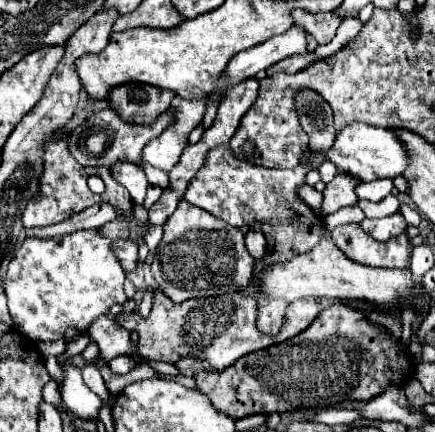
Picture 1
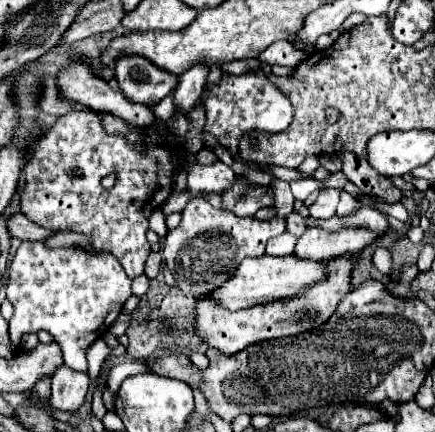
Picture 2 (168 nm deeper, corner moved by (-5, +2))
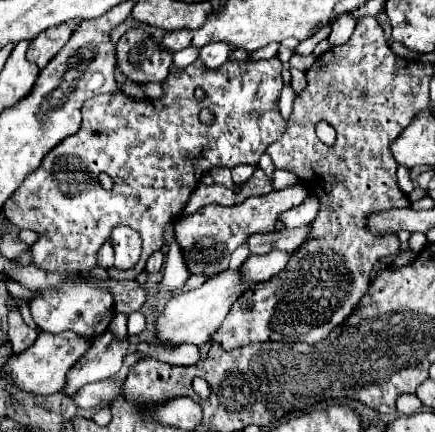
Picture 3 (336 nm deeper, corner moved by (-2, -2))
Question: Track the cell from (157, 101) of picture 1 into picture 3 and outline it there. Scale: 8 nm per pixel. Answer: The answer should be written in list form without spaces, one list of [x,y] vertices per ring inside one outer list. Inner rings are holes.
[[[127,30],[117,42],[117,68],[135,84],[161,84],[169,76],[173,56],[153,42],[145,30]]]

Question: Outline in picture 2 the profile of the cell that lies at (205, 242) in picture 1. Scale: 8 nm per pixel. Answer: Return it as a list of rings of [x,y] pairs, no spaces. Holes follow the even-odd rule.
[[[194,198],[184,208],[180,226],[168,232],[162,246],[162,256],[180,290],[198,298],[202,292],[210,292],[210,288],[218,288],[218,284],[224,284],[230,276],[234,276],[234,268],[238,268],[246,256],[262,256],[266,242],[280,236],[284,230],[284,218],[240,218],[234,212],[212,208],[206,198]]]

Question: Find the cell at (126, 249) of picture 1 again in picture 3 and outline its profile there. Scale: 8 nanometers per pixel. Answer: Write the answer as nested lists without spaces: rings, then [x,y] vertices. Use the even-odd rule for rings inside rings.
[[[279,58],[261,60],[261,62],[227,62],[227,64],[219,66],[217,70],[205,70],[205,68],[201,66],[201,62],[197,60],[197,62],[193,62],[191,66],[187,66],[181,74],[177,74],[177,72],[171,68],[171,74],[169,74],[167,80],[161,84],[161,86],[163,86],[163,92],[165,92],[165,98],[161,98],[161,100],[139,102],[139,100],[133,100],[133,98],[127,96],[127,94],[97,94],[97,96],[89,98],[89,100],[85,102],[85,106],[83,106],[85,112],[83,112],[83,120],[81,120],[79,132],[73,134],[73,136],[67,136],[67,140],[59,142],[59,144],[43,158],[43,164],[41,164],[35,172],[31,172],[31,174],[25,178],[25,182],[21,184],[21,188],[19,188],[19,190],[7,200],[7,204],[3,206],[3,212],[7,214],[7,218],[9,218],[9,222],[11,222],[13,226],[17,226],[17,228],[29,228],[29,230],[33,230],[33,232],[37,232],[37,234],[41,236],[41,238],[31,246],[31,254],[33,254],[35,266],[37,266],[37,268],[43,268],[45,272],[71,272],[71,274],[73,274],[73,272],[87,272],[87,270],[91,270],[91,268],[97,266],[97,250],[99,250],[101,244],[111,236],[111,230],[113,230],[115,226],[129,226],[129,228],[137,230],[139,236],[141,236],[141,240],[143,240],[141,258],[139,258],[139,262],[137,262],[135,268],[129,268],[129,270],[113,270],[113,268],[109,268],[109,272],[111,272],[111,276],[113,276],[115,280],[129,280],[129,278],[133,278],[133,272],[135,272],[135,276],[141,274],[143,268],[145,268],[147,258],[149,258],[155,250],[161,250],[161,246],[163,246],[163,228],[165,228],[169,222],[173,224],[173,222],[179,218],[179,214],[183,212],[185,202],[189,200],[189,196],[191,196],[195,184],[199,182],[199,178],[203,176],[203,172],[207,172],[207,170],[211,170],[211,168],[215,168],[215,166],[223,166],[223,168],[233,168],[233,166],[237,166],[237,164],[253,164],[253,166],[257,166],[257,162],[259,162],[261,154],[265,152],[265,148],[267,148],[269,144],[277,142],[277,140],[283,136],[283,132],[285,132],[285,128],[287,128],[287,122],[283,120],[283,116],[281,116],[281,112],[279,112],[279,96],[281,96],[281,88],[283,88],[281,70],[283,70],[283,66],[281,66]],[[197,86],[201,86],[201,88],[205,90],[205,98],[203,98],[203,100],[197,100],[197,98],[195,98],[195,88],[197,88]],[[203,108],[209,108],[209,110],[213,108],[213,112],[215,112],[215,122],[211,122],[211,124],[201,124],[201,122],[199,122],[199,112],[201,112]],[[101,172],[105,172],[105,174],[109,174],[109,176],[113,178],[113,188],[111,188],[111,190],[103,190],[103,188],[101,188],[101,184],[99,184],[99,180],[97,180],[97,176],[99,176]]]

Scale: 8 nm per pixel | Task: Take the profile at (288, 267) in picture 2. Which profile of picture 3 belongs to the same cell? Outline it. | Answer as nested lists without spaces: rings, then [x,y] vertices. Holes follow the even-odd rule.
[[[225,270],[217,276],[211,276],[203,286],[197,290],[185,292],[177,298],[171,298],[159,316],[157,322],[157,338],[165,342],[167,346],[179,346],[179,344],[201,344],[207,342],[209,336],[223,324],[227,312],[231,312],[235,300],[245,292],[245,284],[241,278],[241,270]]]

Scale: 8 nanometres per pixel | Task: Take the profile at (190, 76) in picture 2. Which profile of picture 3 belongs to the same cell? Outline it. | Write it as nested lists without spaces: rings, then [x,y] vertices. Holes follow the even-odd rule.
[[[207,44],[205,48],[199,50],[199,58],[197,60],[203,62],[203,68],[215,70],[221,64],[227,62],[229,54],[231,54],[231,48],[227,44]]]

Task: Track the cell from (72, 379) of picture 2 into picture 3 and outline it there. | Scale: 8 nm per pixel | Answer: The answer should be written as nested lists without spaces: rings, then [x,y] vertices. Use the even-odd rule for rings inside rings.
[[[109,330],[103,332],[103,336],[97,336],[85,356],[81,356],[81,360],[67,372],[63,388],[65,396],[73,398],[85,384],[115,376],[127,354],[127,346],[127,338],[117,340]]]

